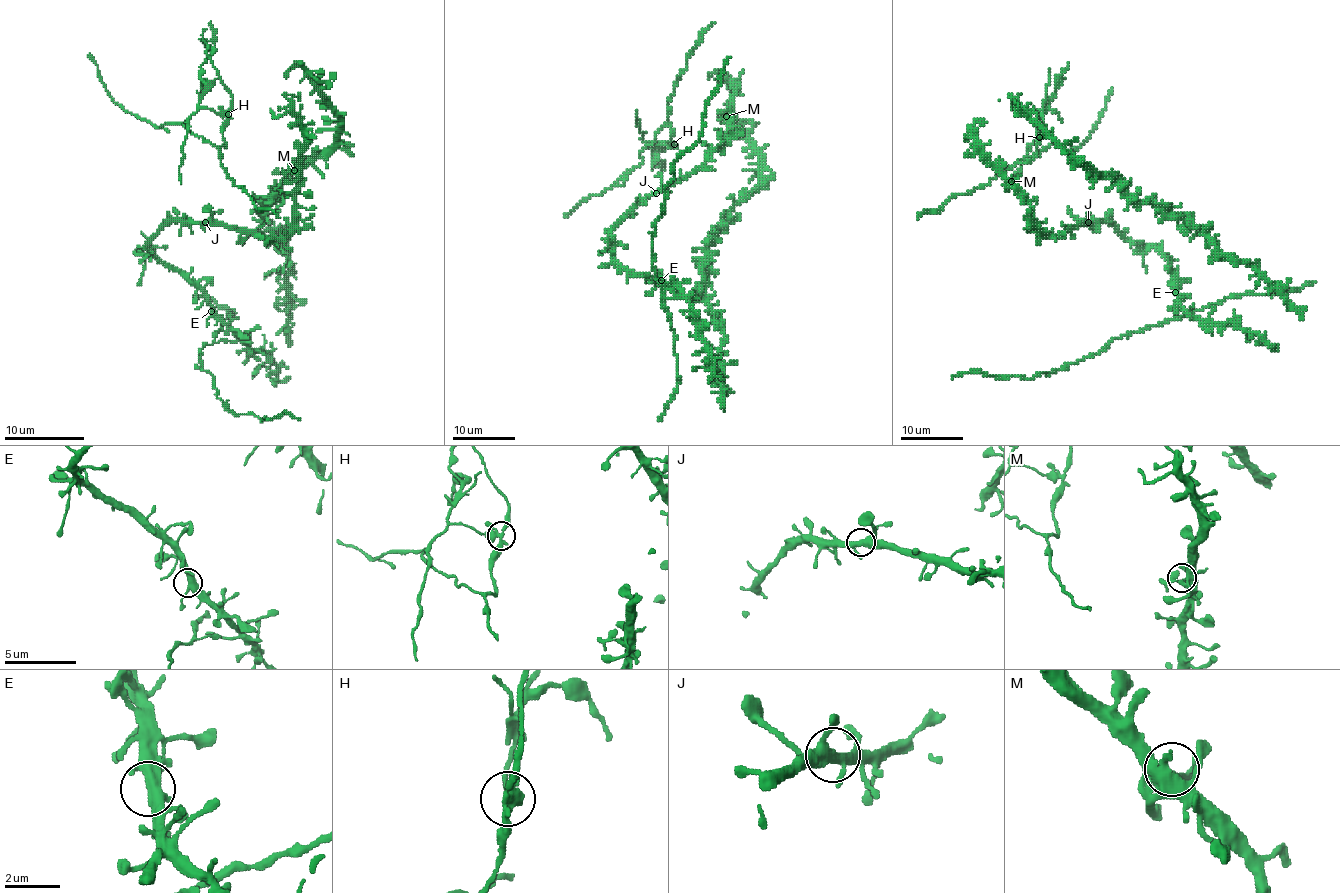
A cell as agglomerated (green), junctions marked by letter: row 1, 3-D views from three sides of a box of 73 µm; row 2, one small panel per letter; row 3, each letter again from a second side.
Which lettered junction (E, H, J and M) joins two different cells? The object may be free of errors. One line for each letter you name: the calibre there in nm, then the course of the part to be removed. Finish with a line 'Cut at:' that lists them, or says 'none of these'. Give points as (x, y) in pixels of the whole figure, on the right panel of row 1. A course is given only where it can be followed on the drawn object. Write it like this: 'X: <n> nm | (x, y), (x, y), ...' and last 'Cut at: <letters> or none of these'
H: 320 nm | (1039, 137), (1042, 112), (1056, 87), (1056, 79), (1069, 63)
Cut at: H

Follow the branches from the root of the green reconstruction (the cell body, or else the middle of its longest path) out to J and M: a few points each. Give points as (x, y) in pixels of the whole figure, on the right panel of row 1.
J: (1178, 292), (1178, 279), (1172, 273), (1171, 262), (1158, 250), (1133, 245), (1106, 222), (1088, 222)
M: (1178, 292), (1171, 262), (1158, 250), (1133, 245), (1106, 222), (1084, 222), (1045, 234), (1031, 203), (1011, 181)

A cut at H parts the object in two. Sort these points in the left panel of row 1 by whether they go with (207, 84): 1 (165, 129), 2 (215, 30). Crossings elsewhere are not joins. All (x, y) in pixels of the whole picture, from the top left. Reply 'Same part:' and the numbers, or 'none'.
Same part: 2

